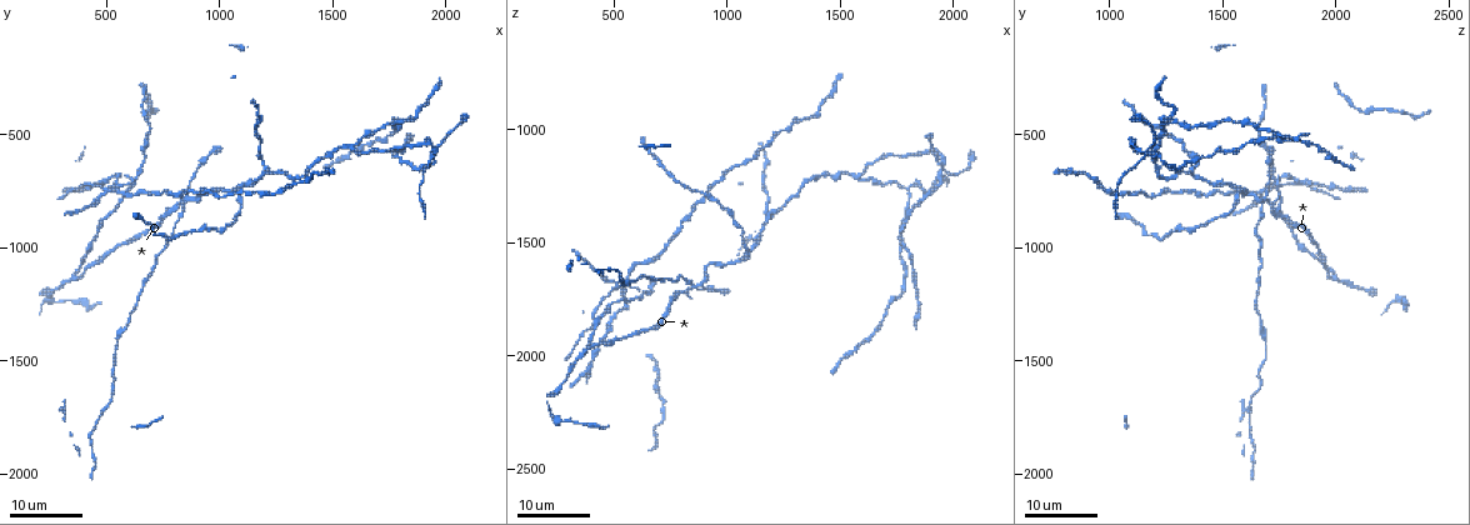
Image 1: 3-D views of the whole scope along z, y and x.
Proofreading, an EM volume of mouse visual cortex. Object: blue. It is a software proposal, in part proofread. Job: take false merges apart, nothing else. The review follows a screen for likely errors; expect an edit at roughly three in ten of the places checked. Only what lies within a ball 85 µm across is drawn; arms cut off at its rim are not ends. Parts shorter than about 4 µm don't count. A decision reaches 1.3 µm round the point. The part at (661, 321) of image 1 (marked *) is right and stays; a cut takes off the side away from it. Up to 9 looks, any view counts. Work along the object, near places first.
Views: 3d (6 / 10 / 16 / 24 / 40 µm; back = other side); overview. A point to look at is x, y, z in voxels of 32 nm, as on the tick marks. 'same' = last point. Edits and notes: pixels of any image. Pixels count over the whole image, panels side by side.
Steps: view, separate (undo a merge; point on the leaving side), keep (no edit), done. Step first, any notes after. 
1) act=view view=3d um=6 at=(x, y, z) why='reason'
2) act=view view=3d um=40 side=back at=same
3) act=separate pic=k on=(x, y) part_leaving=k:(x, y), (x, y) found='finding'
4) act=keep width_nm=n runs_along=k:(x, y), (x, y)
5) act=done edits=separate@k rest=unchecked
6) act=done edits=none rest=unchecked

act=view view=3d um=24 at=(350, 1140, 2000) why='side arm on a straight run'

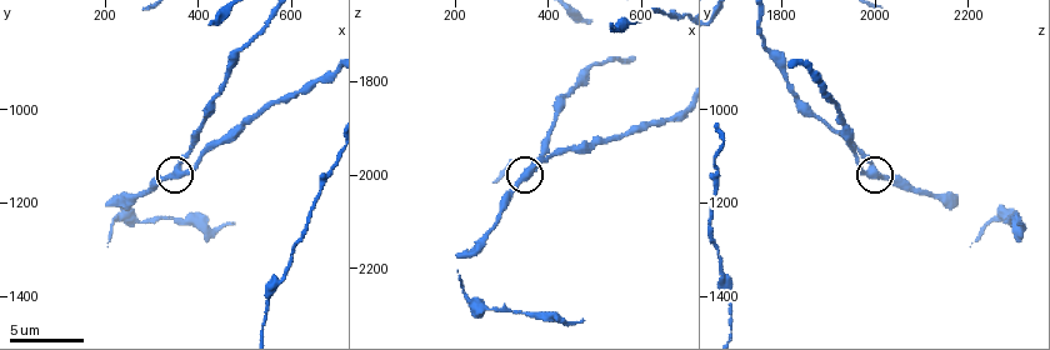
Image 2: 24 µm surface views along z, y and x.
act=view view=3d um=10 at=(355, 1125, 2000) why='closer look'

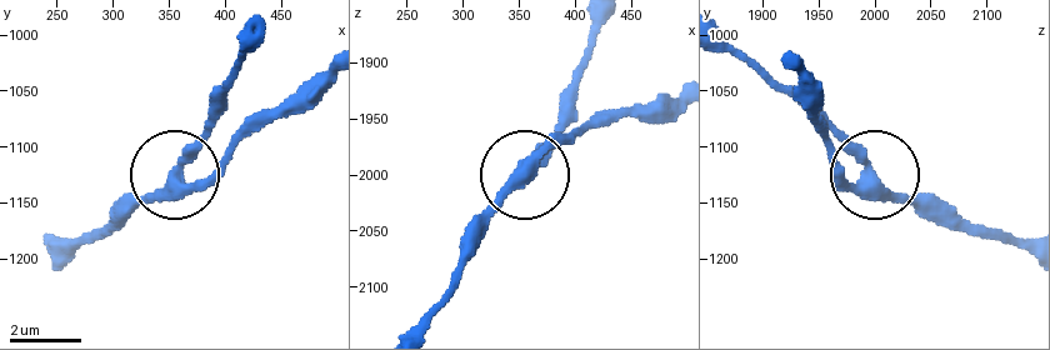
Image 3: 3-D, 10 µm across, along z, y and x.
act=keep runs_along=3:(328, 61), (203, 178), (166, 186), (125, 220) found='one neuron here'

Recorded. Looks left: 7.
act=view view=3d um=16 at=(850, 810, 1700)

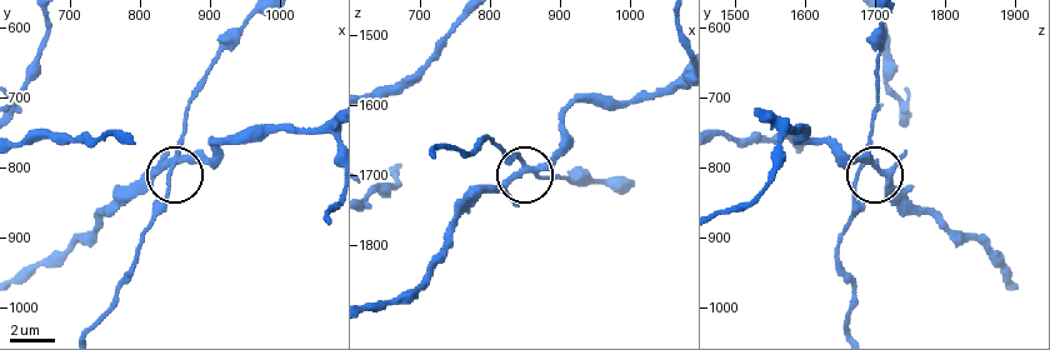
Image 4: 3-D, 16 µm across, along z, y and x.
act=view view=3d um=10 at=(850, 795, 1685)

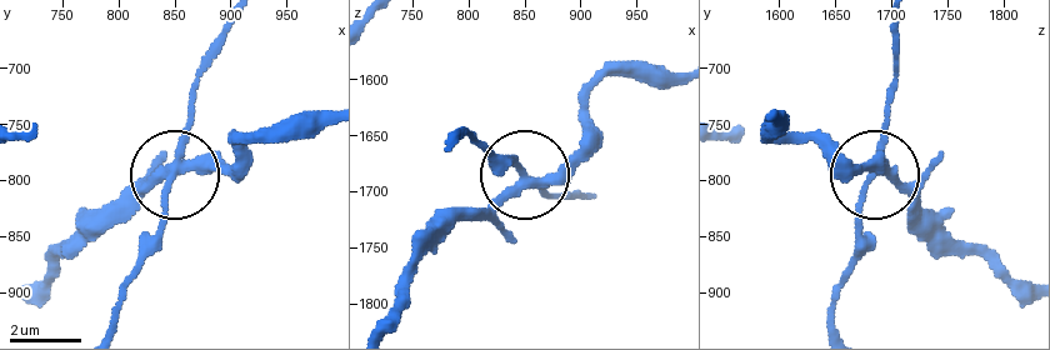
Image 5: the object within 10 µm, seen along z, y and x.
act=separate pic=5 on=(161, 214) part_leaving=5:(176, 165), (159, 198), (156, 243), (114, 324) found='a second neuron is stuck on'

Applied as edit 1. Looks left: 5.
act=view view=3d um=24 at=(1210, 650, 1360) why='three-way junction'

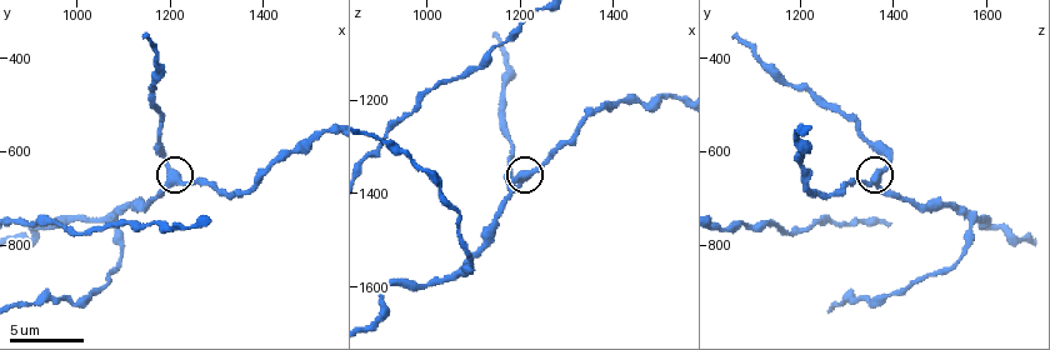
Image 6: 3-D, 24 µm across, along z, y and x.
act=view view=3d um=6 at=(1215, 655, 1360) why='zoom in'

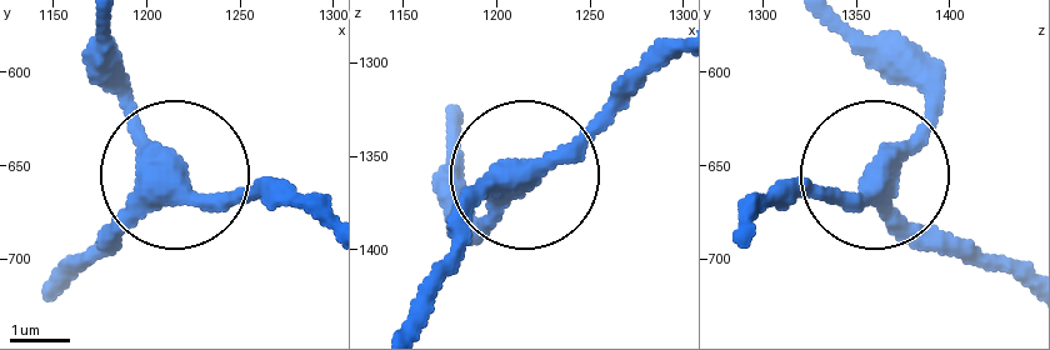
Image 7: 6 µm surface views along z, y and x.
act=view view=3d um=6 side=back at=(1216, 658, 1360)

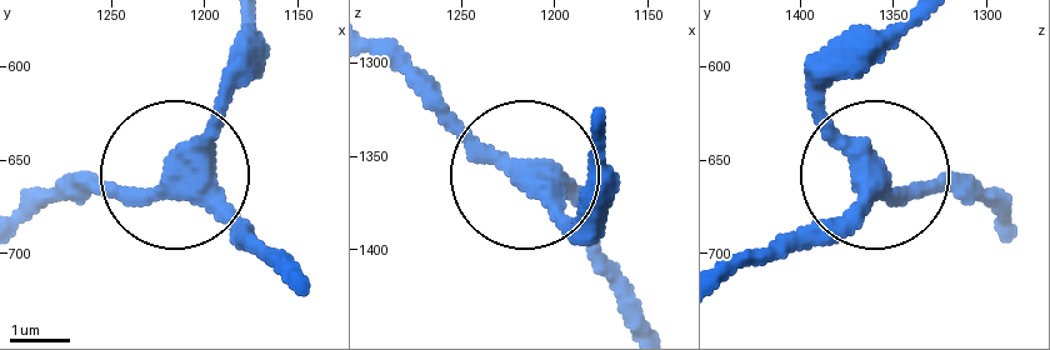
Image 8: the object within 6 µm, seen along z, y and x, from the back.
act=keep side_arm_um=34 arms=3 found='one neuron here'

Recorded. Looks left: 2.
act=view view=3d um=24 at=(1790, 450, 1260) why='three arms meet'

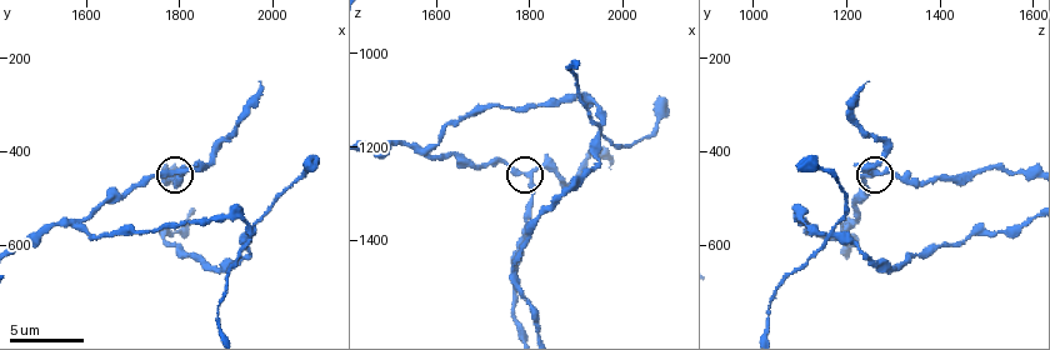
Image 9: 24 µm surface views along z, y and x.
act=view view=3d um=6 at=(1800, 445, 1260)

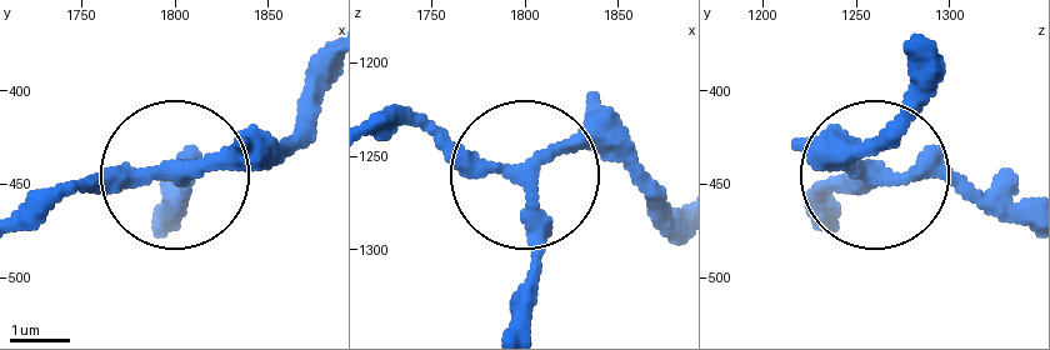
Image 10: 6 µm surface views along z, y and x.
act=keep side_arm_um=11 runs_along=10:(33, 220), (296, 140) found='continuous, no second neuron'

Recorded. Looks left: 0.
act=done edits=separate@5 rest=unchecked

